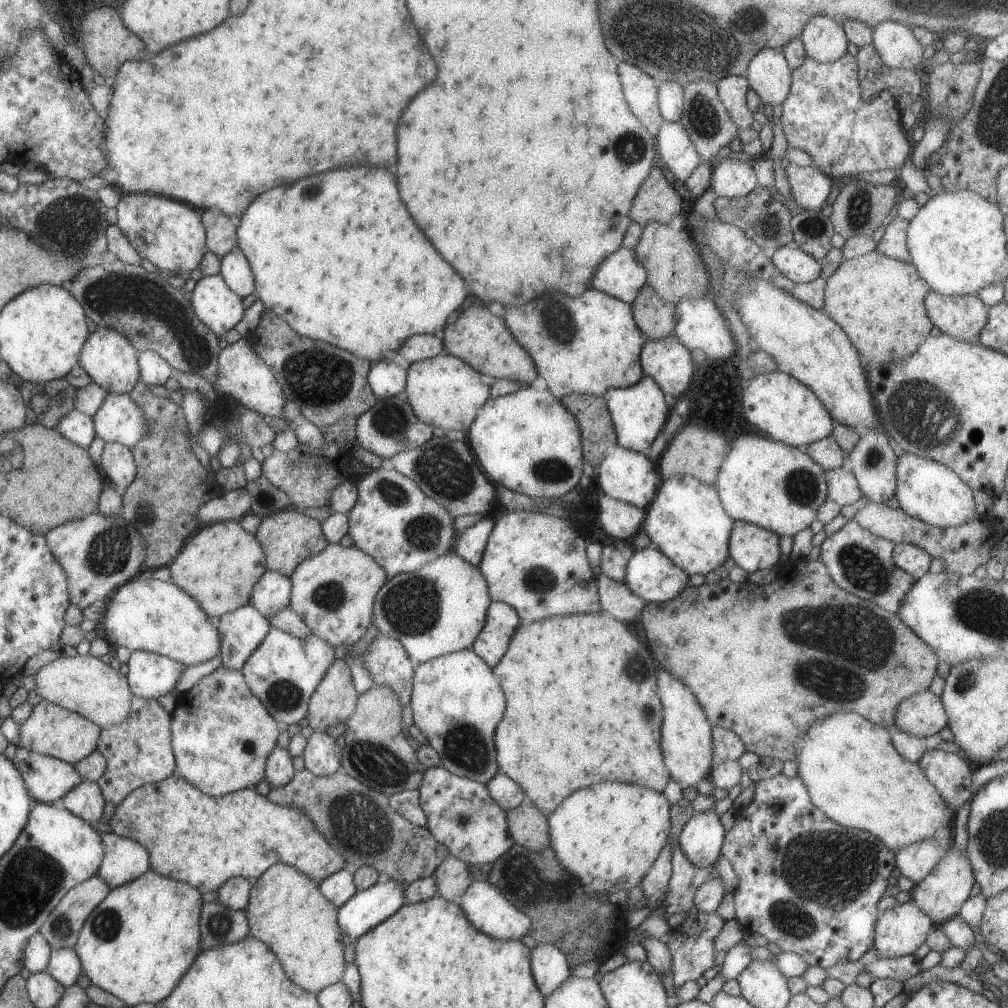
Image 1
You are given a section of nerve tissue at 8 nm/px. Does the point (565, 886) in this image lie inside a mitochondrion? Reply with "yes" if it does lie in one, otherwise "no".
no

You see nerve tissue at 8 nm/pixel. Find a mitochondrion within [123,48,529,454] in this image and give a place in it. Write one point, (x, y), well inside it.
(317, 378)

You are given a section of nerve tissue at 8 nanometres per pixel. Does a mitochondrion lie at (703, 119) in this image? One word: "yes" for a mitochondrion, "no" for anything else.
yes

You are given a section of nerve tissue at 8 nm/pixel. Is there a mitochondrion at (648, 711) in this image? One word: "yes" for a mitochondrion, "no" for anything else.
yes

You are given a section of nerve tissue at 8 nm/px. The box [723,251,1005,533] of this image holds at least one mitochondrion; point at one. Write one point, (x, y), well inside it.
(917, 410)

